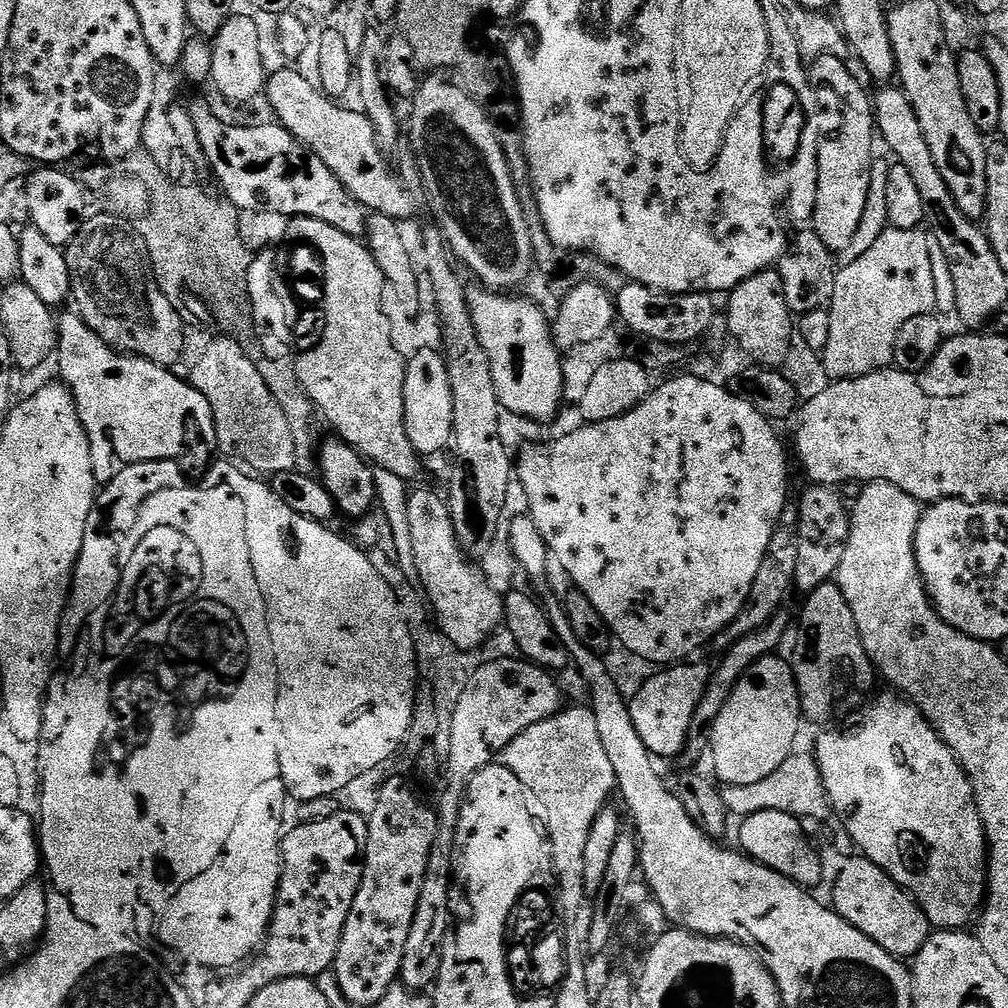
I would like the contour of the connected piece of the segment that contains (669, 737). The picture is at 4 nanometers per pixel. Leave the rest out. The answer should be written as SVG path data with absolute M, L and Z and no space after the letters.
M680 662L667 670L657 671L656 675L650 677L636 695L631 697L628 713L634 722L634 730L638 730L638 738L642 738L653 757L679 757L684 751L688 727L691 724L688 712L695 712L692 704L696 707L700 704L696 700L696 696L702 699L704 694L700 690L700 680L705 680L704 671L709 669L709 665L704 662L688 663L692 662Z

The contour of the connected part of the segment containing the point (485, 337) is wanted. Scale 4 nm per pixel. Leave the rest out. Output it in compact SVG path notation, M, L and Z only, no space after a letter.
M480 290L472 292L468 301L468 309L472 312L472 321L478 334L478 342L482 350L486 350L490 362L490 374L494 382L496 396L500 407L505 412L513 412L533 422L548 420L556 411L564 397L564 374L561 351L556 346L550 320L536 304L528 300L515 300L515 295L501 294L496 290Z

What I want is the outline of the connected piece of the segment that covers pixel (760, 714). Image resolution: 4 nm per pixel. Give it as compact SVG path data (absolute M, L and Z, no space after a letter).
M763 656L745 670L711 723L710 759L721 785L750 786L762 782L793 755L796 736L801 735L800 694L793 665L777 656Z

